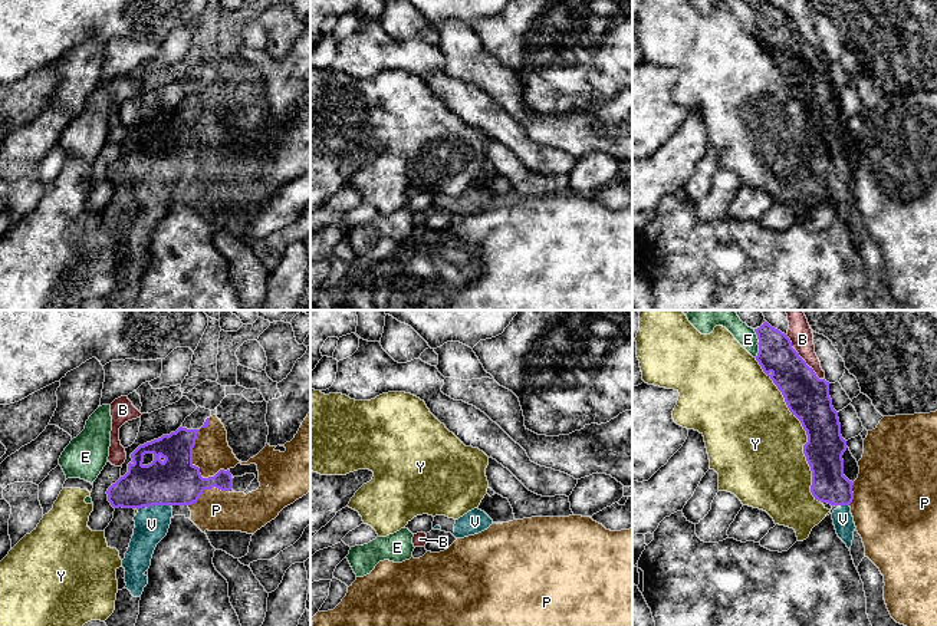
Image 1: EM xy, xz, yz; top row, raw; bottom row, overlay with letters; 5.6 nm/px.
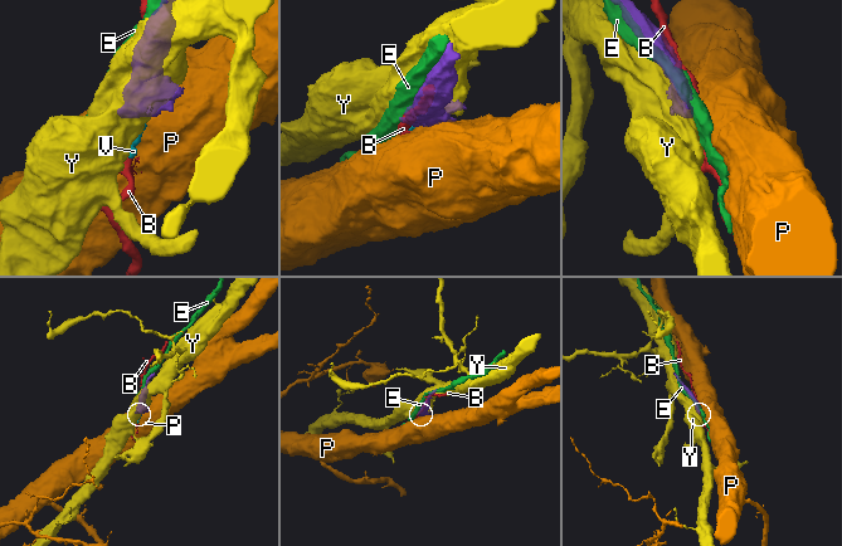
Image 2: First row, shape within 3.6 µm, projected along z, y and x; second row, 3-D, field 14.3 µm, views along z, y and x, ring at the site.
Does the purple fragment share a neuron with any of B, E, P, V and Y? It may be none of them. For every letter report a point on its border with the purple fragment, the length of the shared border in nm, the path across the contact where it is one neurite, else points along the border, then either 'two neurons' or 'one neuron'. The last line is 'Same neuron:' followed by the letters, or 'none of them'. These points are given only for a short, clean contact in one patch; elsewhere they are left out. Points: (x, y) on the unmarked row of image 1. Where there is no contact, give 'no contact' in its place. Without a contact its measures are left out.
B: yz (802, 38) | 340 nm | two neurons
E: yz (758, 22) | 160 nm | two neurons
P: xy (193, 125) | 340 nm | two neurons
V: xy (154, 183) | 190 nm | across xy (176, 160), (154, 183), (151, 203) | one neuron
Y: yz (805, 108) | 900 nm | two neurons
Same neuron: V

